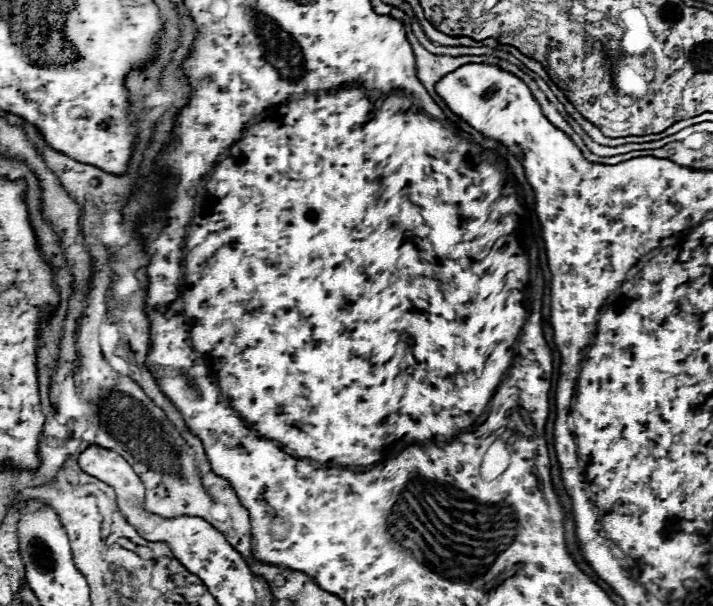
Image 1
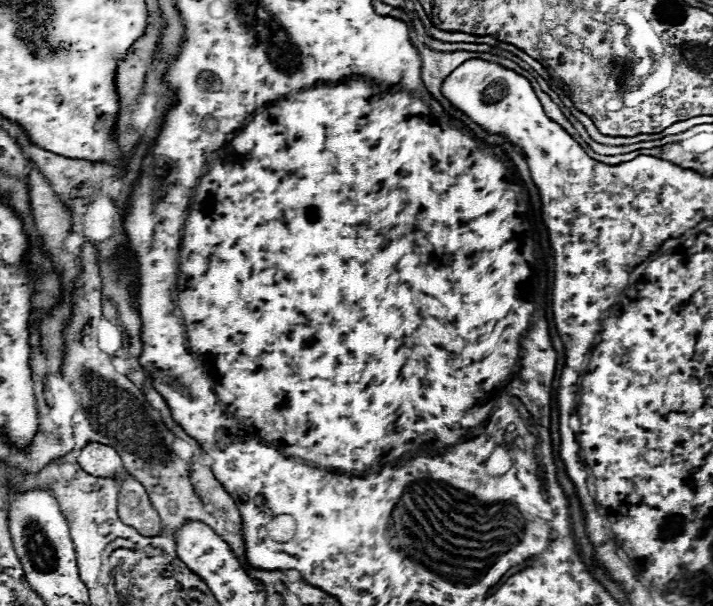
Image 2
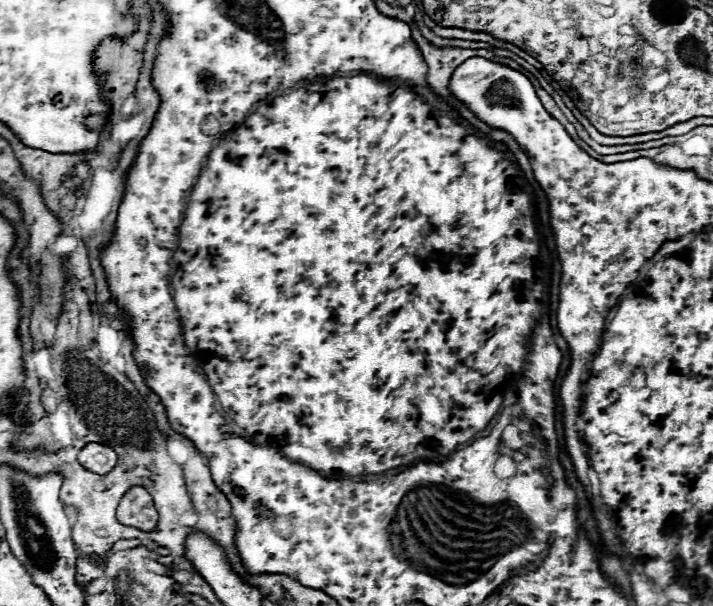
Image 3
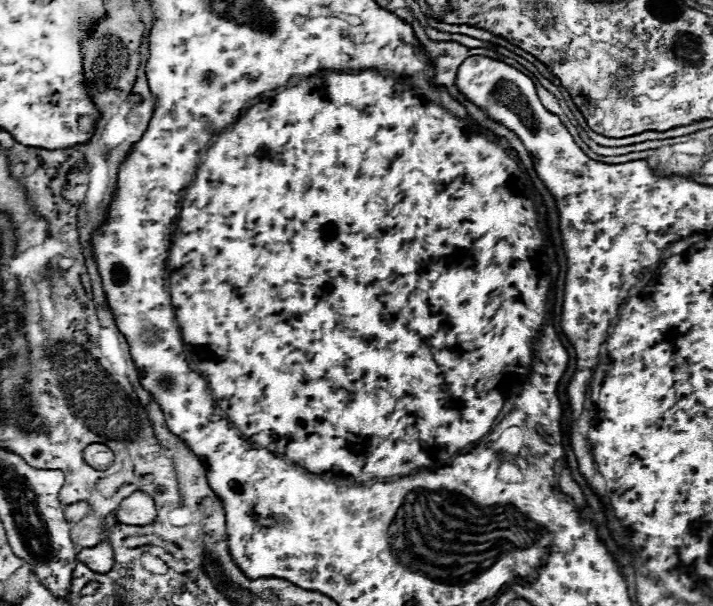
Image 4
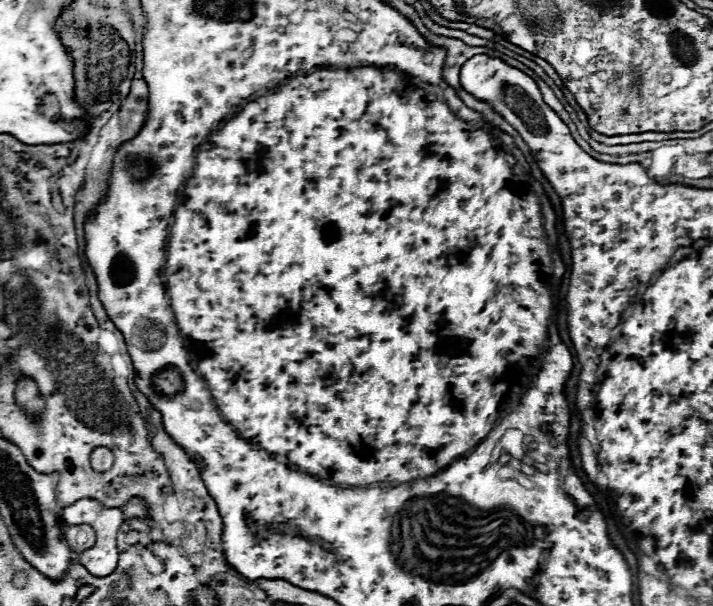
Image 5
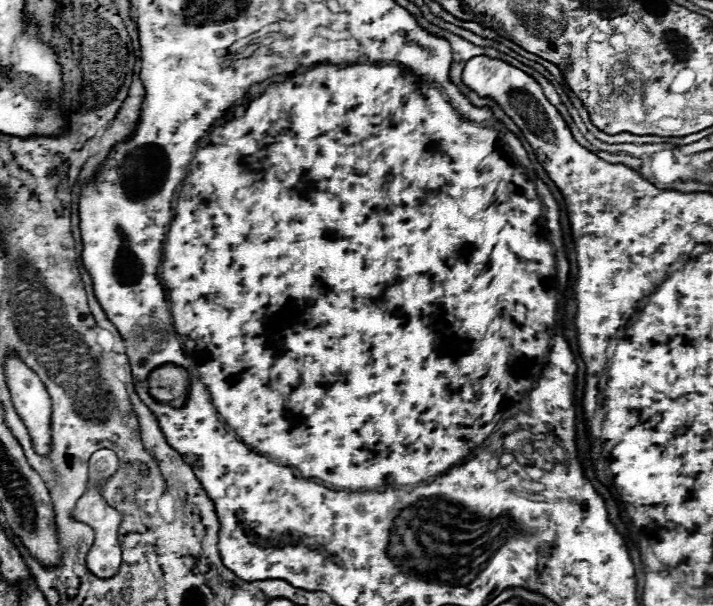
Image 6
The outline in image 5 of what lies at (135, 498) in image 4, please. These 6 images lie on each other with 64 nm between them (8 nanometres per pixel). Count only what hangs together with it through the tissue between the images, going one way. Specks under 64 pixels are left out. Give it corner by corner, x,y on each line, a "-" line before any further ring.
132,500
130,504
126,504
124,508
122,508
122,512
124,512
124,516
126,518
140,518
140,516
148,516
148,510
146,510
146,506
144,504
140,504
138,500

